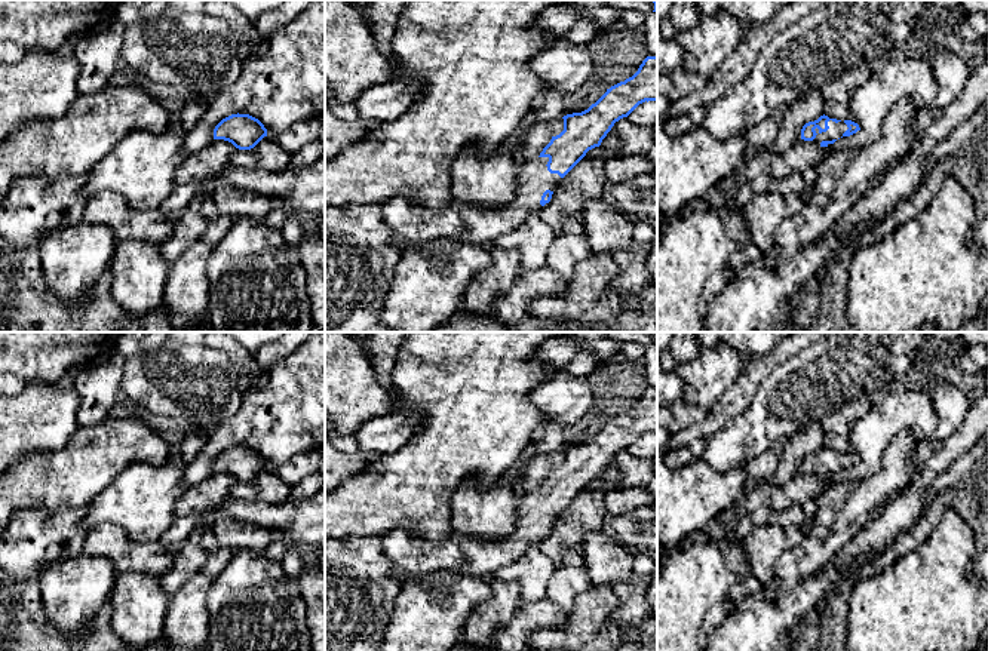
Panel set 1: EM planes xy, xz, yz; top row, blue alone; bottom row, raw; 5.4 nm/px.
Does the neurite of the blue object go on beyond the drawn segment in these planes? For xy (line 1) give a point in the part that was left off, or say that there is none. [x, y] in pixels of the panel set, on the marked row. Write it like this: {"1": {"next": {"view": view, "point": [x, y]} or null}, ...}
{"1": {"next": null}}

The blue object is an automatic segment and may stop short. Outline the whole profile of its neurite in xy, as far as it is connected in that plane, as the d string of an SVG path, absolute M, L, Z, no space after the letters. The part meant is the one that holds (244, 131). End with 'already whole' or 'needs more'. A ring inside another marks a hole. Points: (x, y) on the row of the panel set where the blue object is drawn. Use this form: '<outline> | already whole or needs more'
M231 114L214 129L214 139L228 141L239 150L254 148L264 136L267 136L264 125L249 114Z | already whole

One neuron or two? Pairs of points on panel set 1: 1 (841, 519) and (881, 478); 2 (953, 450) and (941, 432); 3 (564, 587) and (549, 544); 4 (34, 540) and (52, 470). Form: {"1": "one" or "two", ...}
{"1": "one", "2": "two", "3": "two", "4": "two"}

